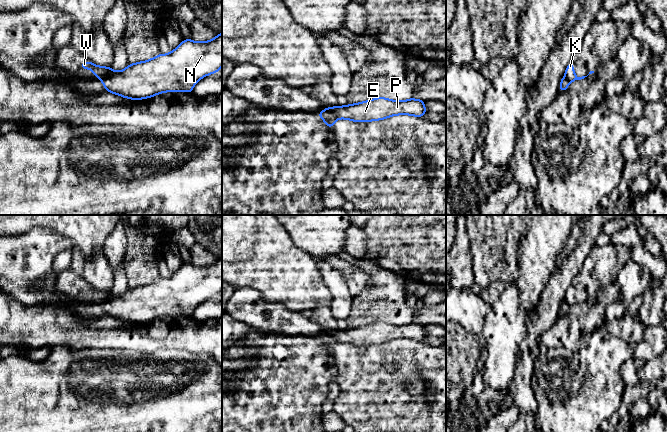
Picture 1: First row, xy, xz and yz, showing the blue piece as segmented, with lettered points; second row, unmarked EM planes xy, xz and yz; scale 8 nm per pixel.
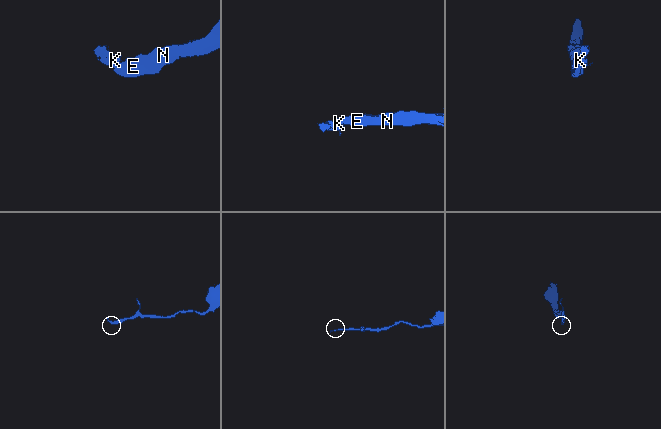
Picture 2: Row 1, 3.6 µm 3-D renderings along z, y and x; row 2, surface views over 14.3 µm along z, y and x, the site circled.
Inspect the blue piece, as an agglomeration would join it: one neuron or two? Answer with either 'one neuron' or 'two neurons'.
two neurons

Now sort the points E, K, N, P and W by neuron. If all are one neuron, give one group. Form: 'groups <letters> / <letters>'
groups E N P / K W

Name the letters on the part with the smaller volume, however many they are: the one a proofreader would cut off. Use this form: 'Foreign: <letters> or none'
Foreign: K, W

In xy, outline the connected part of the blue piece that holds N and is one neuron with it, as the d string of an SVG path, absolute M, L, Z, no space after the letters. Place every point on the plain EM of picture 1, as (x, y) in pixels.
M222 257L209 265L184 263L168 278L129 288L102 304L104 313L121 321L141 324L164 316L191 317L195 308L222 290Z

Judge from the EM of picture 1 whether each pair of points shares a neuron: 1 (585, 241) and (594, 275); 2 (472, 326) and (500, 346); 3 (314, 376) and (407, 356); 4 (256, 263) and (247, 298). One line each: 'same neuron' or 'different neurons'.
1: different neurons
2: different neurons
3: different neurons
4: different neurons

